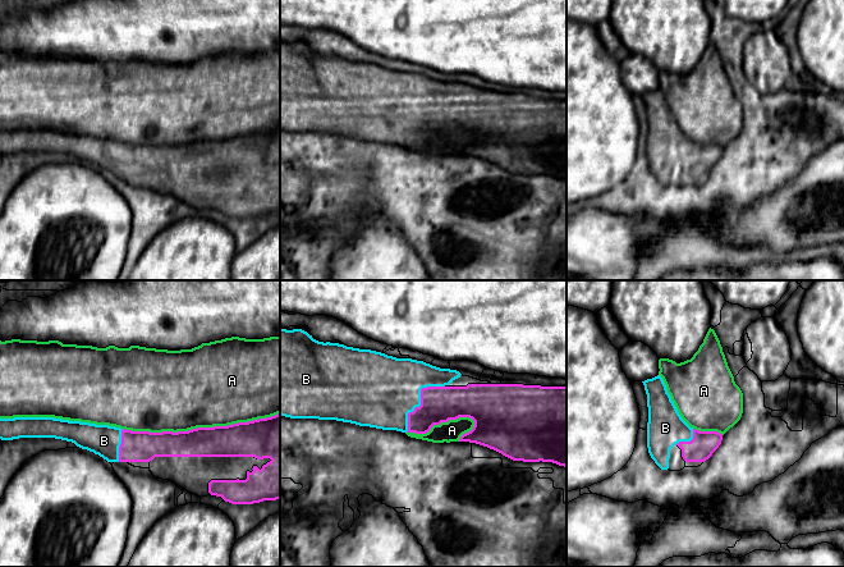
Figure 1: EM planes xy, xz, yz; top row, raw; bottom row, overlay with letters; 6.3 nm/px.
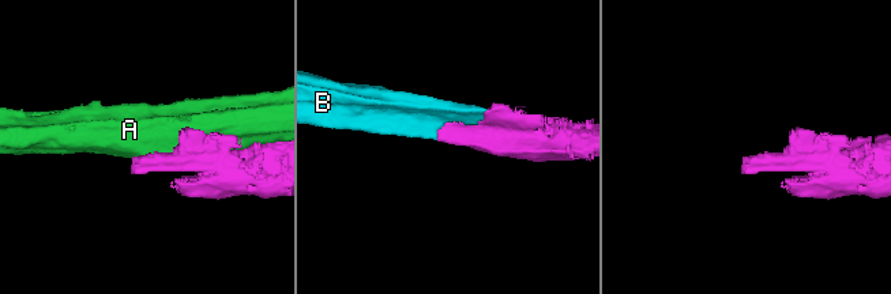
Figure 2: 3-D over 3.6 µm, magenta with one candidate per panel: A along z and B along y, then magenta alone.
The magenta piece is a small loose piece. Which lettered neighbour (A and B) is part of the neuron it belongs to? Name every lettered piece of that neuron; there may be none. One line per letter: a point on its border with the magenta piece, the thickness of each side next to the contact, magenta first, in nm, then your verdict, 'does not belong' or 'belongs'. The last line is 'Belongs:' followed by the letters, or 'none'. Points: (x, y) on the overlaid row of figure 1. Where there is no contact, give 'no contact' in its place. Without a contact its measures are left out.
A: meets magenta in xy at (201, 428); 200 nm thick on the magenta side, 500 nm on the other; does not belong
B: meets magenta in xz at (421, 401); 220 nm thick on the magenta side, 440 nm on the other; belongs
Belongs: B

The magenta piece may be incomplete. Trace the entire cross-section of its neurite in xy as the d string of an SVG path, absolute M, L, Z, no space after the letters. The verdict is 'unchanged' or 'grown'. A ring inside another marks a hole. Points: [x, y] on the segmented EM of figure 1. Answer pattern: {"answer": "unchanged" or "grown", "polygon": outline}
{"answer": "grown", "polygon": "M280 413L228 426L197 427L188 431L132 431L109 425L96 425L54 417L0 419L0 439L55 438L74 443L98 454L107 462L148 462L155 477L175 483L198 497L216 495L231 504L253 504L280 499Z"}

